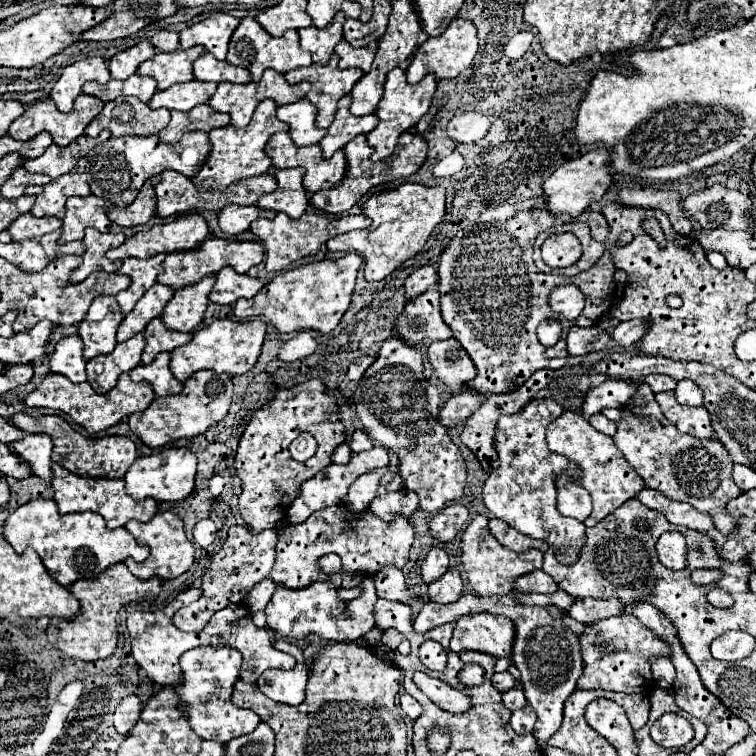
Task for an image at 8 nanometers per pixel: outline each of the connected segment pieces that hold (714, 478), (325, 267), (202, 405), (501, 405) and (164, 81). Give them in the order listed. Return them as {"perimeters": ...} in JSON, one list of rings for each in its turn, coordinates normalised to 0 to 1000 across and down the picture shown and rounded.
{"perimeters":[[[[845,504],[840,525],[821,541],[821,557],[816,560],[811,583],[829,612],[851,631],[856,644],[869,647],[893,663],[906,663],[922,676],[946,684],[946,676],[954,676],[962,660],[980,652],[967,634],[970,610],[962,594],[951,583],[933,583],[898,573],[893,562],[877,552],[861,515],[851,504]]],[[[459,335],[448,343],[430,343],[430,345],[406,348],[382,356],[366,364],[329,398],[316,396],[308,403],[308,414],[319,425],[348,422],[351,427],[361,427],[372,440],[385,440],[398,435],[417,435],[425,440],[435,440],[446,433],[448,422],[462,406],[475,351],[478,351],[478,340],[472,335]]],[[[261,491],[242,507],[242,517],[224,525],[205,525],[205,530],[194,538],[194,544],[176,546],[171,552],[173,570],[194,589],[194,591],[216,591],[239,578],[258,578],[271,573],[279,562],[292,557],[306,536],[308,507],[303,496],[290,496],[284,491]]],[[[713,488],[710,493],[705,493],[687,515],[676,517],[676,520],[657,520],[657,522],[647,522],[644,530],[618,554],[618,562],[610,573],[610,583],[631,602],[631,607],[636,610],[639,620],[647,623],[657,615],[657,599],[652,594],[652,573],[655,573],[655,562],[657,562],[657,554],[663,549],[676,549],[676,546],[687,546],[721,509],[726,509],[726,504],[731,504],[731,491],[729,488]]],[[[258,60],[247,67],[216,67],[189,81],[181,91],[184,99],[197,99],[208,107],[208,115],[216,120],[229,110],[242,110],[255,104],[255,81],[269,70],[266,60]]]]}

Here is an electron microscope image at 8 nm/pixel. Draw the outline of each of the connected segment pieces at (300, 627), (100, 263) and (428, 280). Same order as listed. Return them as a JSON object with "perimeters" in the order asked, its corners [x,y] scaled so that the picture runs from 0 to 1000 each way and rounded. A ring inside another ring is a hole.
{"perimeters":[[[[480,763],[476,774],[480,784],[472,792],[459,798],[446,792],[446,779],[438,771],[411,771],[401,779],[380,779],[380,776],[369,774],[364,779],[358,795],[351,803],[353,827],[364,837],[377,840],[377,843],[388,843],[388,845],[401,845],[409,837],[419,837],[422,843],[427,843],[433,848],[448,848],[448,851],[470,848],[470,845],[480,843],[485,835],[491,835],[496,827],[493,800],[496,800],[499,784],[496,784],[493,766]],[[483,795],[485,795],[485,800],[483,800]]],[[[112,303],[112,335],[110,335],[110,348],[94,358],[91,372],[94,374],[107,374],[110,369],[115,369],[123,358],[155,358],[160,353],[160,345],[144,345],[139,340],[139,335],[149,327],[157,327],[165,319],[165,311],[160,306],[149,308],[131,308],[128,303]]],[[[560,351],[554,356],[549,356],[538,369],[536,369],[536,396],[544,398],[546,393],[552,390],[560,390],[565,382],[573,382],[578,380],[578,372],[581,372],[581,364],[578,364],[578,356],[573,351]]]]}

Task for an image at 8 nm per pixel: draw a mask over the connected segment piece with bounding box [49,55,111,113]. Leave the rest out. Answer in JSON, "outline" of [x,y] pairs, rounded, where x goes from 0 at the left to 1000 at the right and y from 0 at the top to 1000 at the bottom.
{"outline":[[[128,73],[115,75],[107,81],[99,81],[83,91],[83,97],[75,104],[73,115],[67,118],[65,128],[73,134],[78,147],[89,149],[97,144],[97,134],[107,123],[107,115],[112,107],[142,110],[144,104],[147,104],[147,99],[144,99],[144,91],[139,86],[139,78],[134,78]]]}

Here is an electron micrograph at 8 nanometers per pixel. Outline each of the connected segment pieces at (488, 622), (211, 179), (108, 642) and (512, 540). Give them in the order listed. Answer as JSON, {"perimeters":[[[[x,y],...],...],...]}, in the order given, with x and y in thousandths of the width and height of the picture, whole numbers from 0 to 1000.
{"perimeters":[[[[618,813],[615,819],[604,819],[597,861],[634,861],[652,869],[676,869],[681,848],[681,827],[671,816],[657,813]]],[[[351,131],[340,139],[335,157],[327,168],[321,171],[311,171],[306,165],[300,168],[290,168],[276,173],[276,184],[279,184],[279,202],[271,213],[271,218],[266,221],[266,226],[253,237],[255,245],[261,245],[263,253],[290,253],[298,250],[300,245],[327,237],[327,234],[337,234],[345,229],[353,229],[358,221],[358,210],[351,205],[351,189],[356,187],[356,181],[366,173],[380,173],[380,165],[374,165],[366,155],[364,155],[364,134]]],[[[165,745],[149,747],[147,753],[139,753],[126,766],[104,766],[99,774],[94,774],[94,784],[104,792],[107,806],[94,819],[78,819],[70,816],[62,829],[62,845],[67,853],[73,853],[78,861],[83,861],[89,869],[107,872],[107,874],[131,874],[144,869],[155,856],[155,808],[173,795],[187,792],[202,792],[213,782],[213,769],[208,763],[200,766],[184,766],[179,763]]],[[[657,684],[647,687],[647,700],[649,700],[649,705],[655,708],[655,713],[657,713],[663,721],[668,721],[668,724],[673,724],[673,726],[679,726],[679,729],[684,729],[684,731],[689,731],[689,729],[694,729],[694,726],[700,726],[700,724],[710,724],[710,726],[716,726],[716,729],[724,726],[724,718],[721,718],[721,716],[702,713],[702,710],[697,710],[697,708],[689,708],[689,705],[684,705],[681,700],[676,700],[668,689],[663,689],[663,687],[657,687]]]]}

